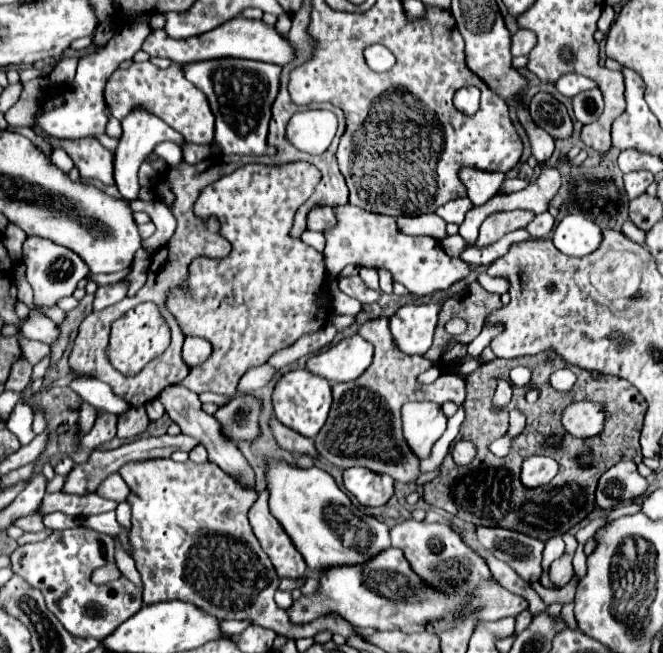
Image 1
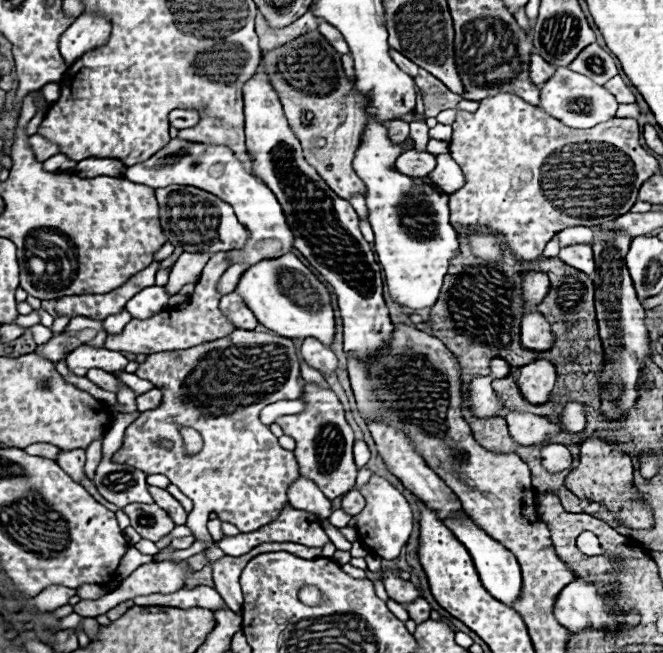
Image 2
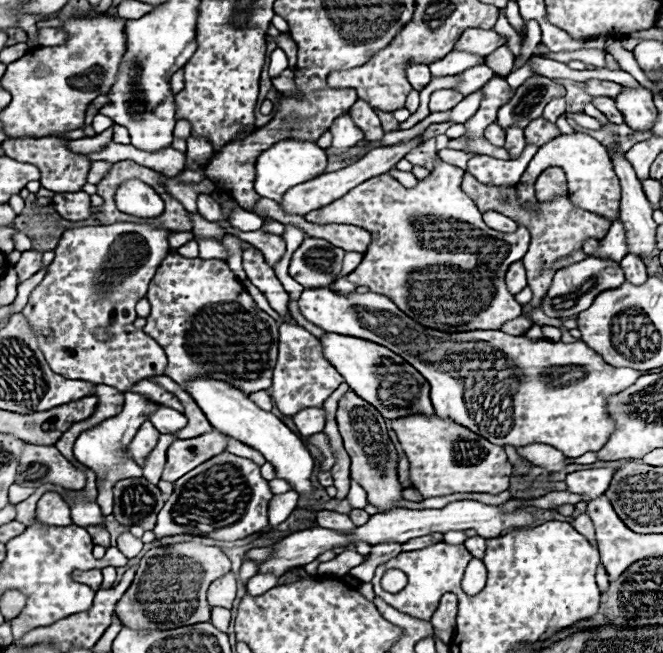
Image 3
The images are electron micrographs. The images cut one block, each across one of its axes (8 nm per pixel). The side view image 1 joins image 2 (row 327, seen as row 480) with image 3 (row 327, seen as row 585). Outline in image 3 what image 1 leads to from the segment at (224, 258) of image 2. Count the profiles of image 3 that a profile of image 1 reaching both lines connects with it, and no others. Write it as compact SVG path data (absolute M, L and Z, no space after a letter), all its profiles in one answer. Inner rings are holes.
M170 252L146 294L152 312L142 328L166 352L166 376L182 388L198 376L222 380L242 392L266 390L278 354L278 322L256 306L224 260L182 258Z

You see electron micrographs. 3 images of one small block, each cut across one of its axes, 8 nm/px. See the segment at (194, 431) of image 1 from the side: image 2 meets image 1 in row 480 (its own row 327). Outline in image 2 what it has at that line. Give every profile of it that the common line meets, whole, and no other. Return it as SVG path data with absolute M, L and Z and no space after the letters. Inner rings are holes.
M230 292L230 294L222 296L220 308L222 308L222 312L228 316L228 320L230 320L236 328L254 330L254 328L258 326L256 316L250 312L250 308L246 308L246 302L242 300L242 296L240 296L238 292Z

